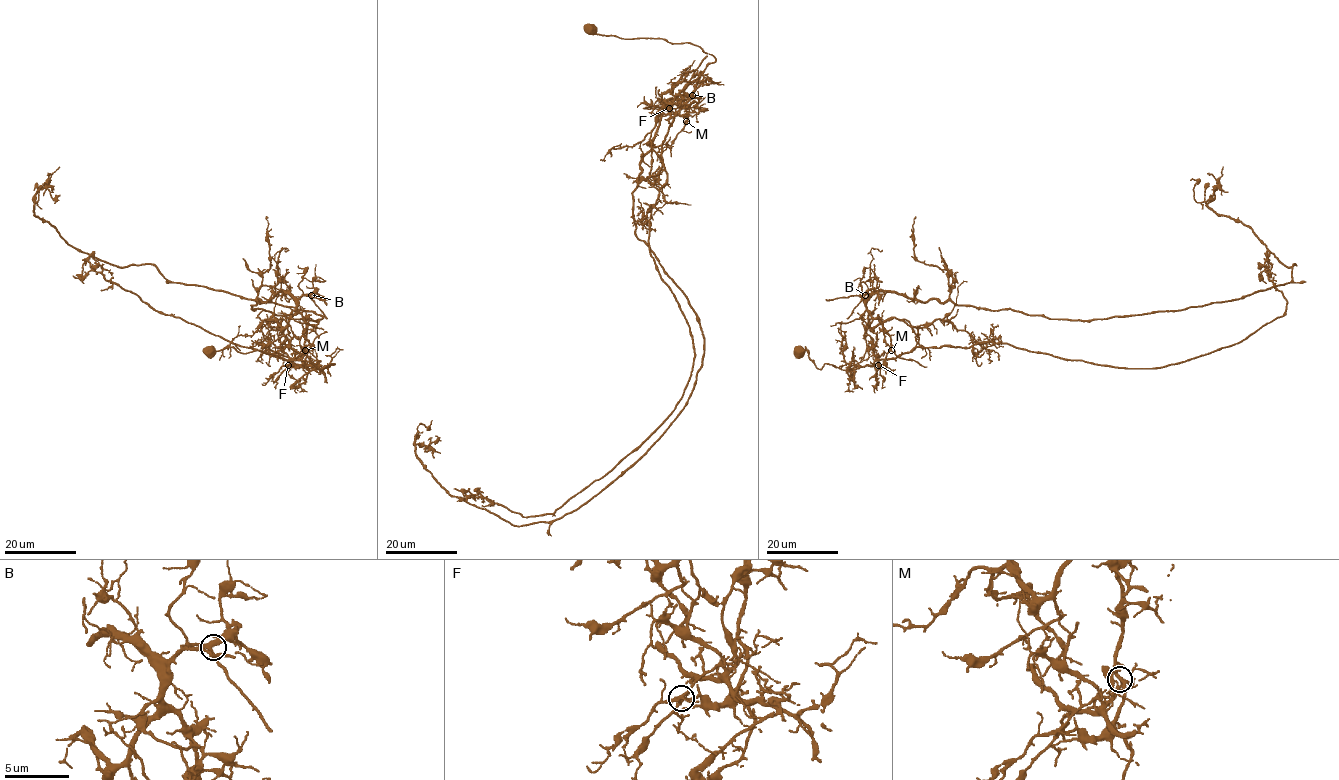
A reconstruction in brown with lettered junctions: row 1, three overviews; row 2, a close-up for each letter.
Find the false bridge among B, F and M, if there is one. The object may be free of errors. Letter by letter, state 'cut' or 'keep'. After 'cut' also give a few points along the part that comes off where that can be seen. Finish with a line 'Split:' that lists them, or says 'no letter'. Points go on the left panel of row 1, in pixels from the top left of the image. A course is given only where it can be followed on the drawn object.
B: keep
F: cut; foreign part runs (288, 364), (295, 358), (286, 346), (268, 343), (313, 368), (154, 310), (88, 262), (76, 274)
M: keep
Split: F

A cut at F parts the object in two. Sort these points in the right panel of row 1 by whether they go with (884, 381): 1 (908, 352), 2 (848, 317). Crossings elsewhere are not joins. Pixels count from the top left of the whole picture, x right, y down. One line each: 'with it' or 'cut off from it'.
1: cut off from it
2: with it

